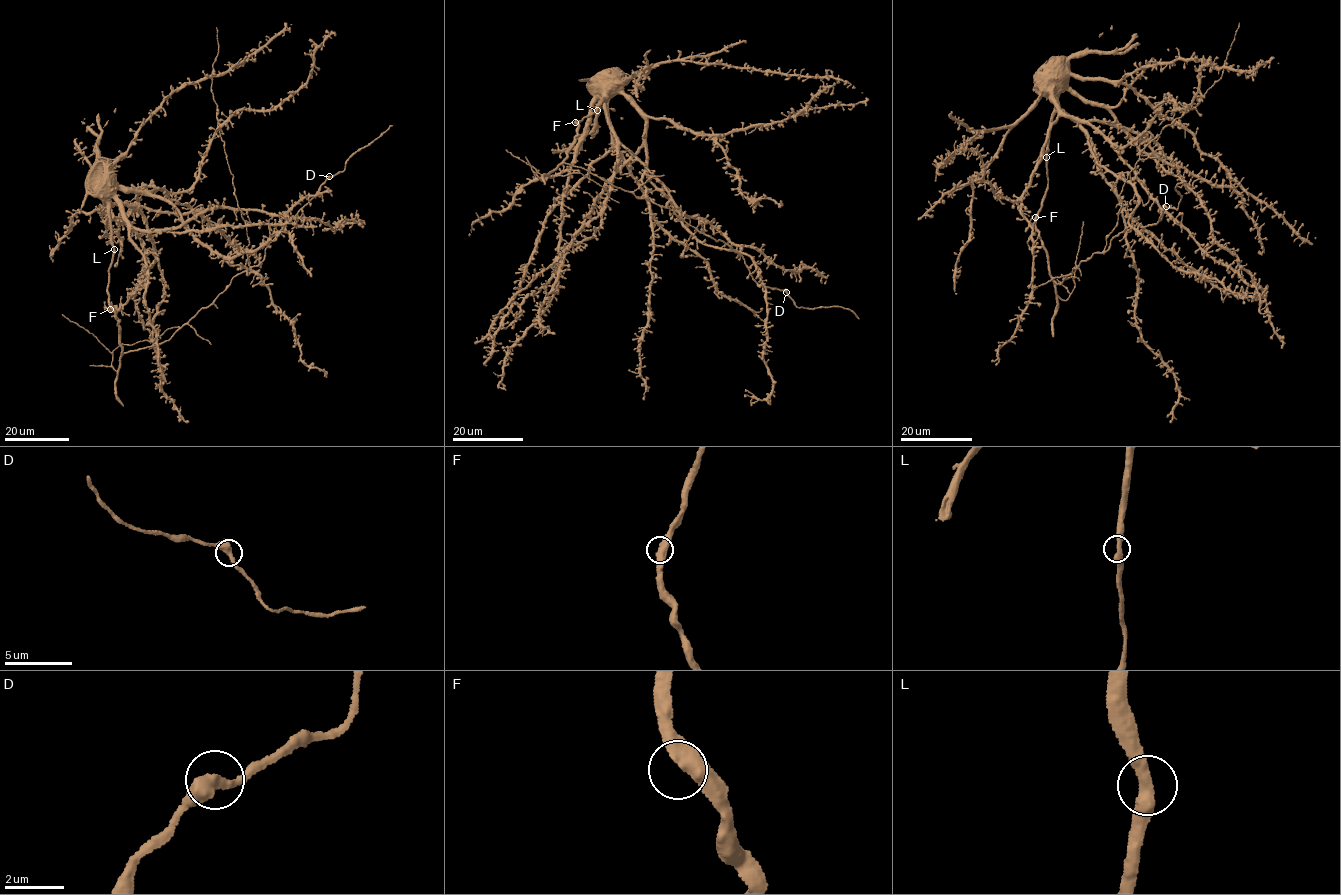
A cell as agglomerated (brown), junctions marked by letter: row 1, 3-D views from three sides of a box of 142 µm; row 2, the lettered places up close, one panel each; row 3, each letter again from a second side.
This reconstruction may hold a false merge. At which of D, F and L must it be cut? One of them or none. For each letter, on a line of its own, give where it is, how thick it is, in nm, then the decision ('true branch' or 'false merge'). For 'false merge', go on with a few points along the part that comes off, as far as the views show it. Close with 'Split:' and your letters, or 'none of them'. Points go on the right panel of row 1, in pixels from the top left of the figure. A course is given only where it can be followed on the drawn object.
D: (1166, 206) | 440 nm | true branch
F: (1035, 217) | 480 nm | true branch
L: (1046, 157) | 420 nm | true branch
Split: none of them

